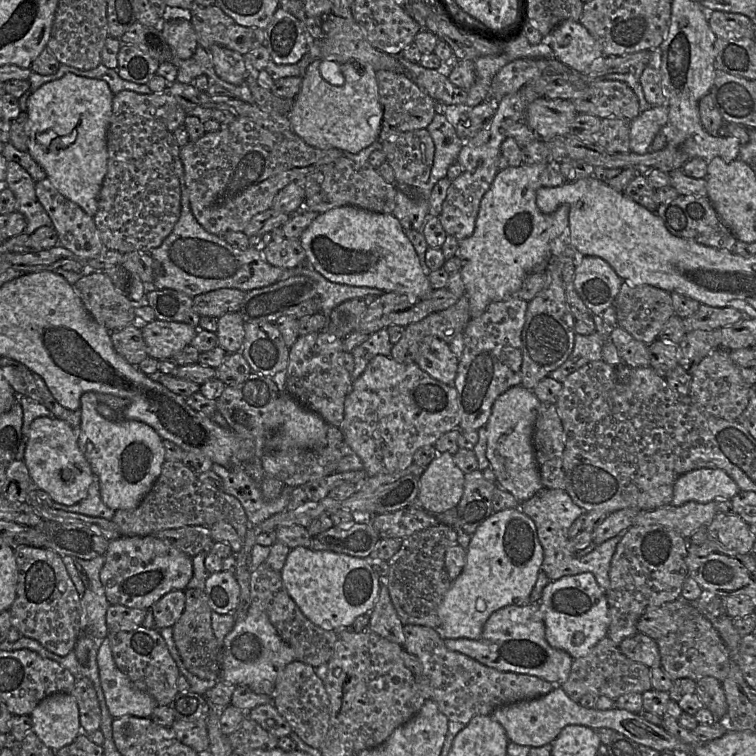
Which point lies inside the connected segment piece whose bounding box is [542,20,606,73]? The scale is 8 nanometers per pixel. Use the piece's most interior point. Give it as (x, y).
(572, 44)

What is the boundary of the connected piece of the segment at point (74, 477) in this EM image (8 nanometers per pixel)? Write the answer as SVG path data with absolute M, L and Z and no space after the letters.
M54 416L38 417L31 423L23 458L35 487L46 492L55 503L66 506L82 501L87 496L93 481L93 471L79 447L77 432L78 429L74 429L67 422Z

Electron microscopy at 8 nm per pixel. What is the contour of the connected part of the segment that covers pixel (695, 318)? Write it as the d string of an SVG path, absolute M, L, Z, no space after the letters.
M700 304L695 314L683 318L683 323L687 333L694 330L713 331L741 322L745 318L746 315L736 308Z

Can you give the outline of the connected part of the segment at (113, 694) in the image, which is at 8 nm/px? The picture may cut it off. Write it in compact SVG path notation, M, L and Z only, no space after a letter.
M108 638L100 644L96 661L100 685L108 711L113 719L122 716L150 718L158 706L157 702L149 694L136 688L130 679L119 670L113 659Z

